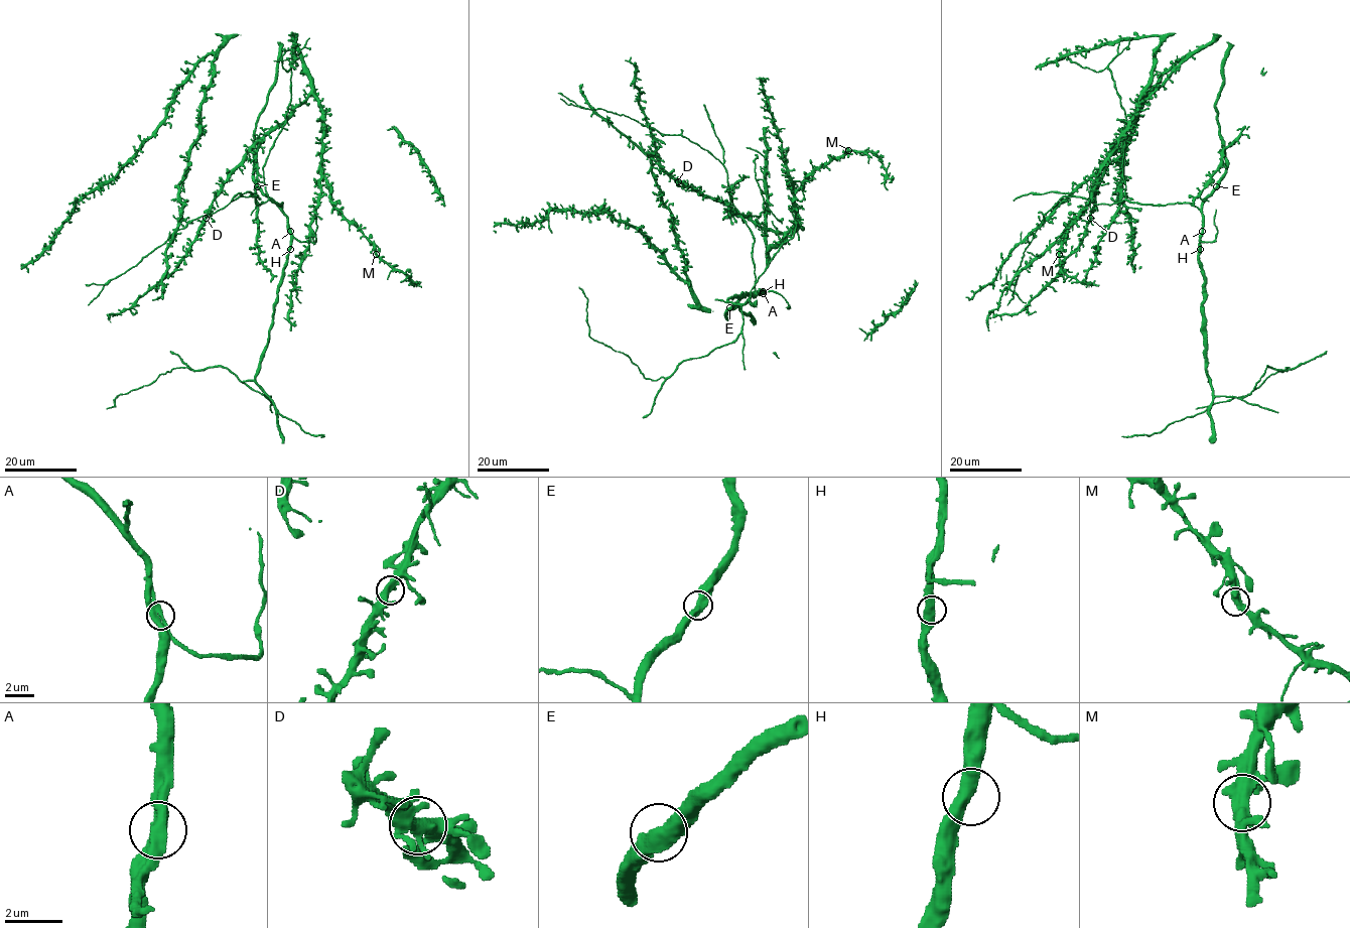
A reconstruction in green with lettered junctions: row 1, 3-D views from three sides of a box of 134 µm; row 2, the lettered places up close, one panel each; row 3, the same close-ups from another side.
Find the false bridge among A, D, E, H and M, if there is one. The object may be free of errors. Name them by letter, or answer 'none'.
none

